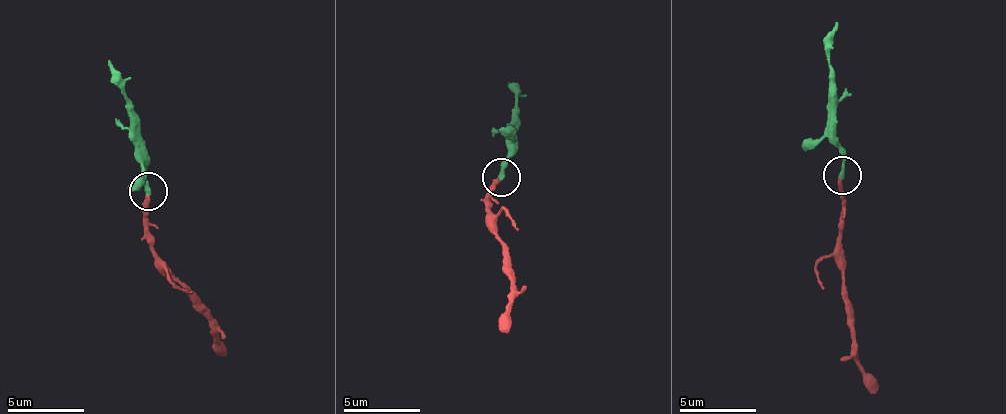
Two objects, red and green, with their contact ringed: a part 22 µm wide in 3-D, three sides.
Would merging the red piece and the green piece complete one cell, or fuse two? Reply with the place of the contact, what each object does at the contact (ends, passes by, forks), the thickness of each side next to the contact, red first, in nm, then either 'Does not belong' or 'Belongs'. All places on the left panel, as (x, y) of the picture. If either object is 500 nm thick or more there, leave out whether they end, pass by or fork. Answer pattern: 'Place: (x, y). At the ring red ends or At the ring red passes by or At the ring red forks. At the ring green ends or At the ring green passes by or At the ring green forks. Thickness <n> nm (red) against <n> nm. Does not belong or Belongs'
Place: (148, 191). At the ring red ends. At the ring green ends. Thickness 260 nm (red) against 280 nm. Belongs

